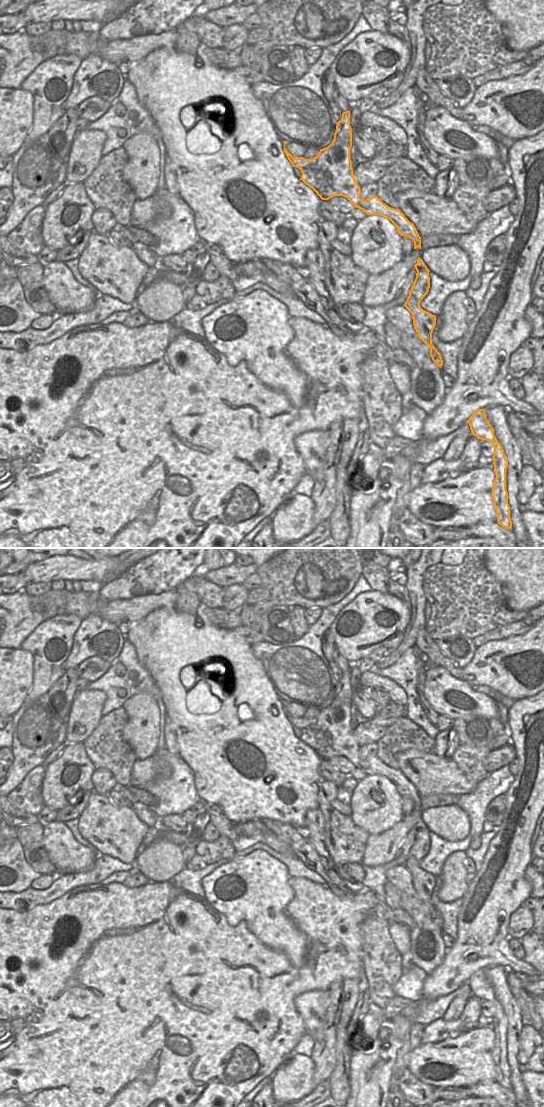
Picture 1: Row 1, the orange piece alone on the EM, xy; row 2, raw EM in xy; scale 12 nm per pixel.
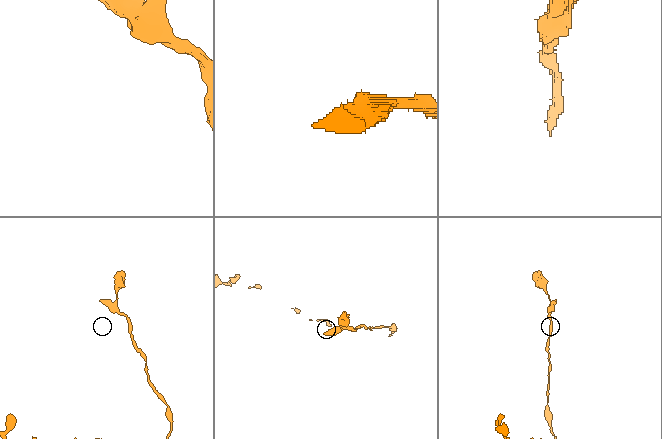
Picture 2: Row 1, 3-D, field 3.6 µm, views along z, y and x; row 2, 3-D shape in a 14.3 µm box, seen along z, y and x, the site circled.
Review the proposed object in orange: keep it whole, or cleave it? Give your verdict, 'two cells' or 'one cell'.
one cell

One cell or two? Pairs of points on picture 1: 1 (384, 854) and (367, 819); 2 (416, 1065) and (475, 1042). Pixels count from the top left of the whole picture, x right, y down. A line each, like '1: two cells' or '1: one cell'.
1: two cells
2: one cell

